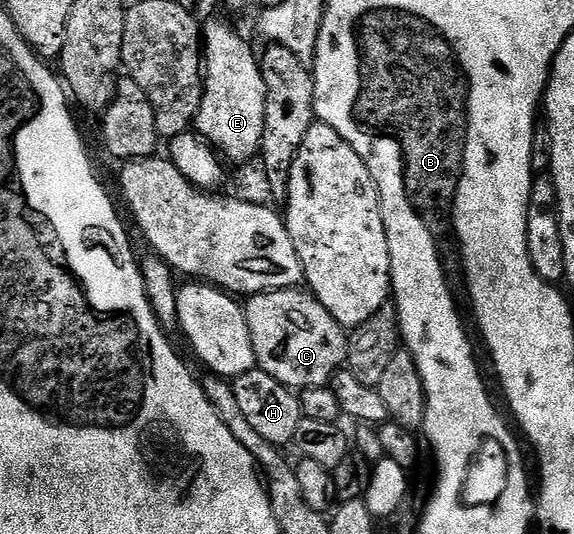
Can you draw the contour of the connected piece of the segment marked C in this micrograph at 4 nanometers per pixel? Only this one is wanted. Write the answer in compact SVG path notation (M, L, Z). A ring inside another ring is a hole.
M304 288L269 290L247 299L246 313L259 369L283 386L299 392L314 386L327 387L350 353L345 327Z

